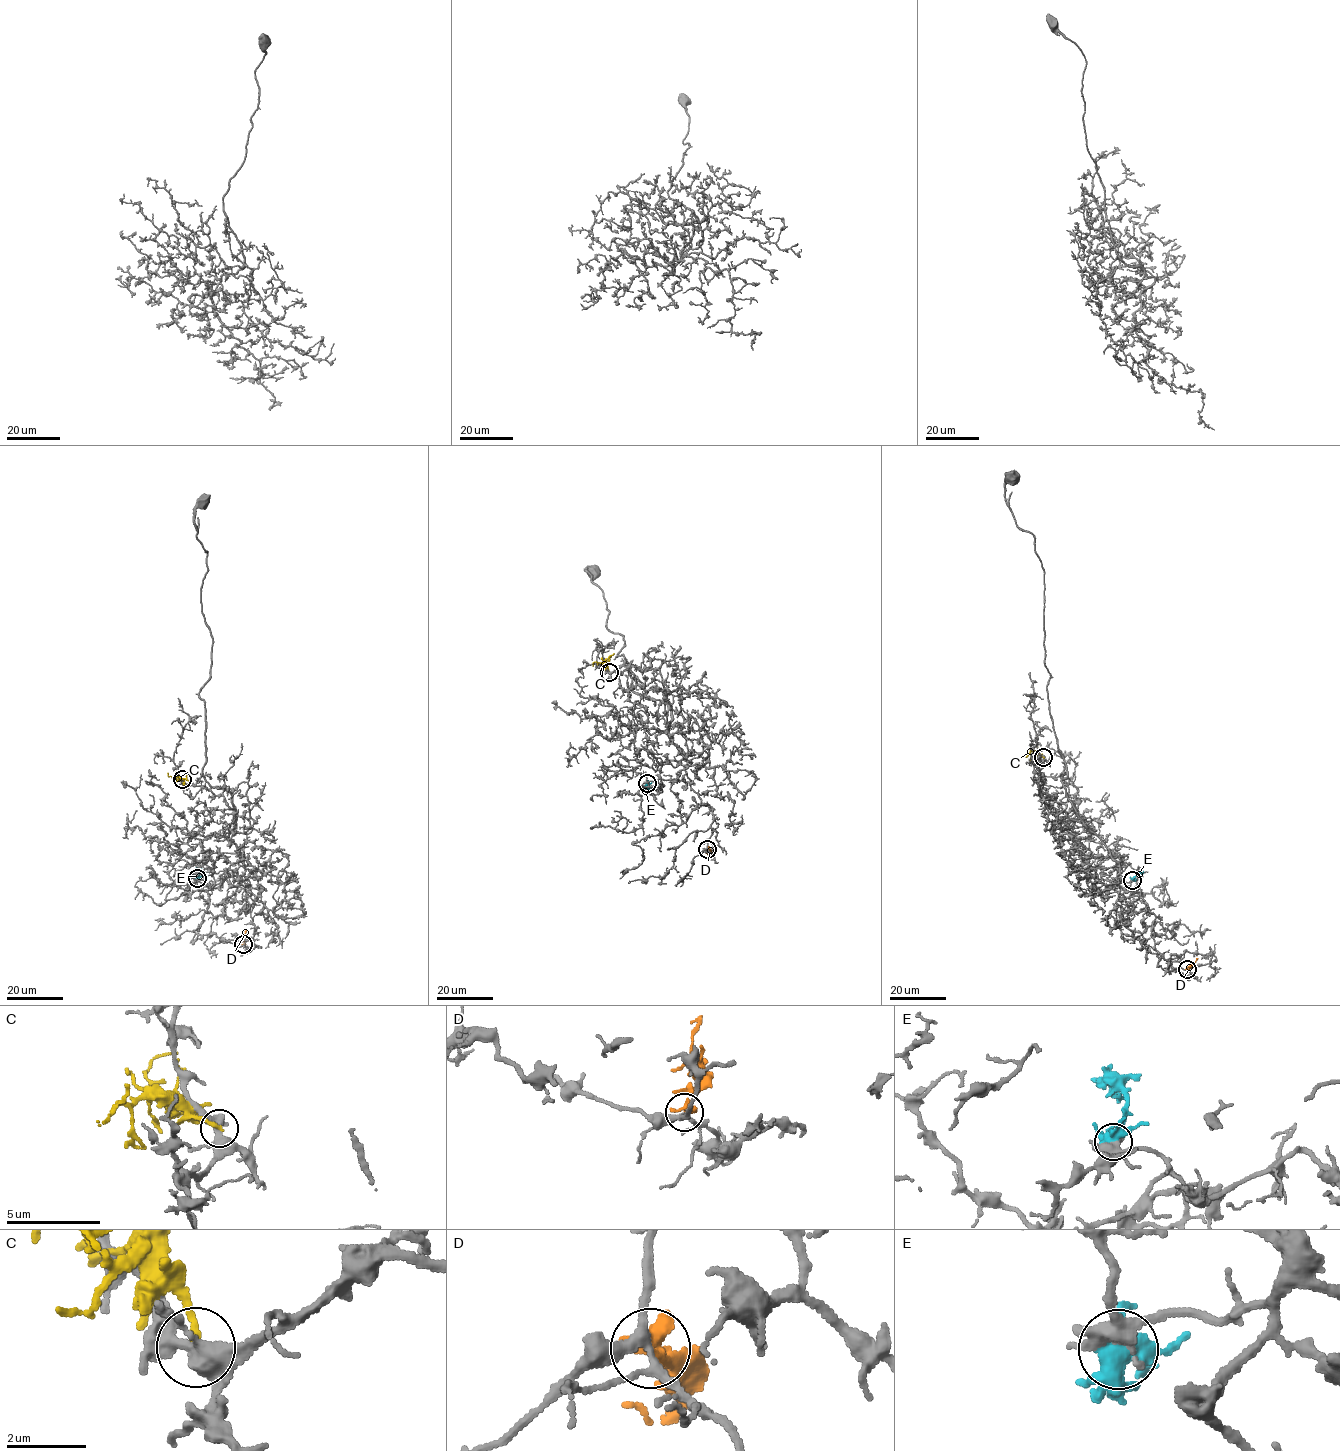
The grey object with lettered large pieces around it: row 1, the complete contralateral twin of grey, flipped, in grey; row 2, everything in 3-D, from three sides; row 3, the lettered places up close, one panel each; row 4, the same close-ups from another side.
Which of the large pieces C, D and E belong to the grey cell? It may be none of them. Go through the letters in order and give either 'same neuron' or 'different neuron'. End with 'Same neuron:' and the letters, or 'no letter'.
C: different neuron
D: different neuron
E: different neuron
Same neuron: no letter

